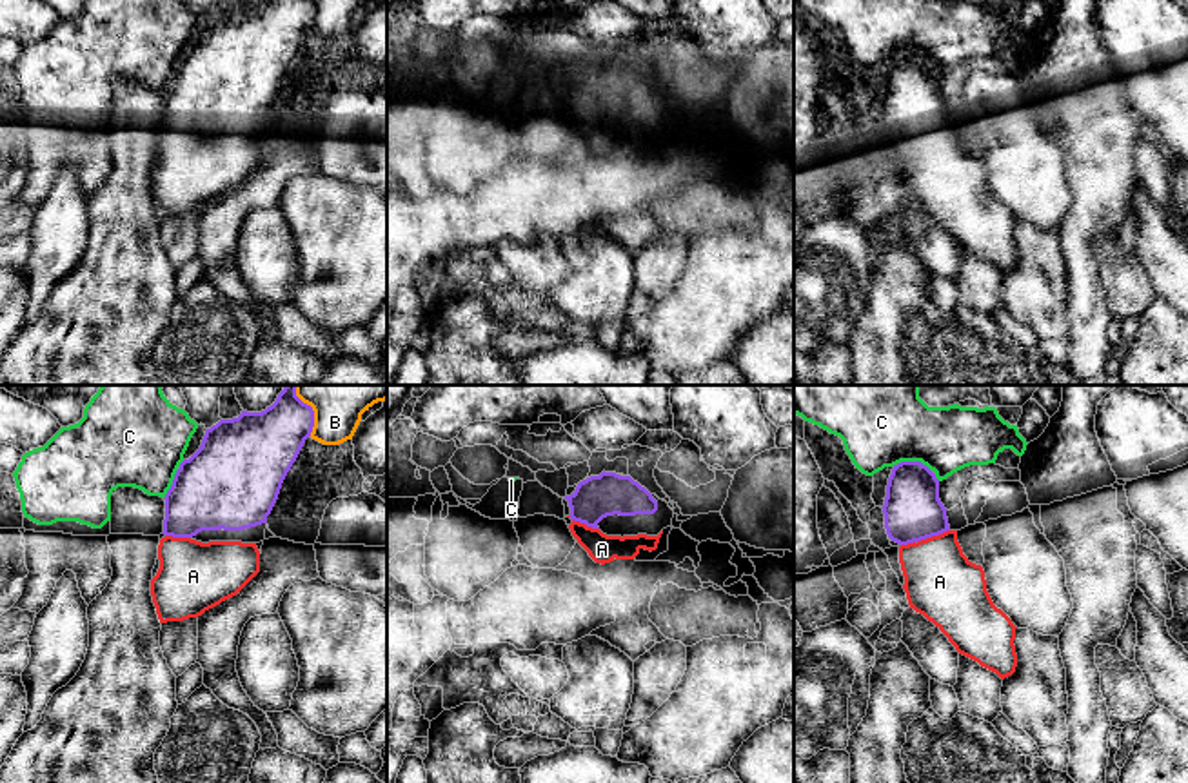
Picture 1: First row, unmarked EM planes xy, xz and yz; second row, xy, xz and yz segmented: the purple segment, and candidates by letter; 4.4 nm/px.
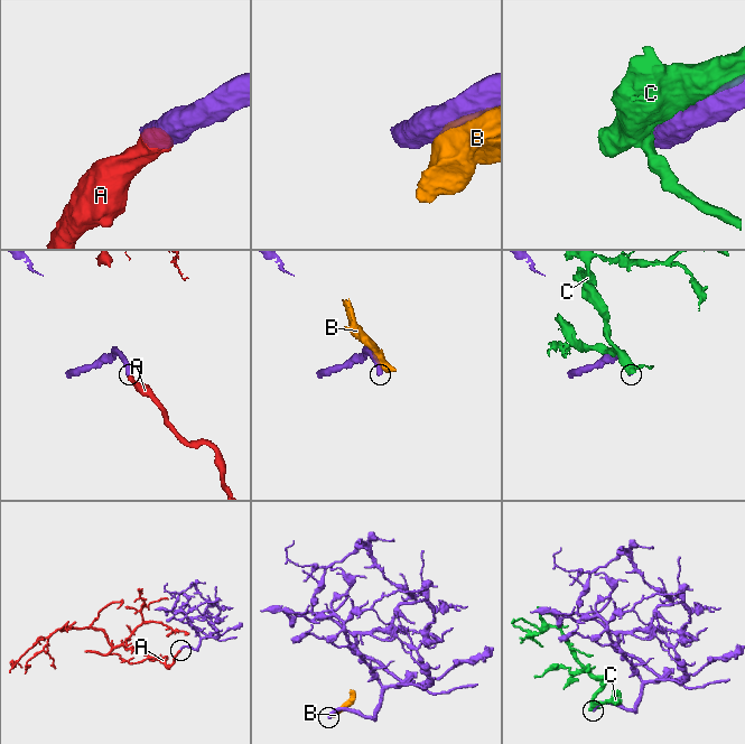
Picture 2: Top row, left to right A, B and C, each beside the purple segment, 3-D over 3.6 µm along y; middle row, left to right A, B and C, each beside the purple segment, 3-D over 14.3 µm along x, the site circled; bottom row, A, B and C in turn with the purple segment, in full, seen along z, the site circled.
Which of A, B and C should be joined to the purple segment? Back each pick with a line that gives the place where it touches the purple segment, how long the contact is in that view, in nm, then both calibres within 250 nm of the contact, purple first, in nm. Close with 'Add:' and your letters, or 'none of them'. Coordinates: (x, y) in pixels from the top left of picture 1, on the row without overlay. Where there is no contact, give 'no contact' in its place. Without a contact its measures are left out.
A: contact yz (932, 128); length 160 nm; calibres 260 and 320 nm
Add: A

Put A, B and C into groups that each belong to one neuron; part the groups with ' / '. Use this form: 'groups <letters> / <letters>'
groups A / B / C

